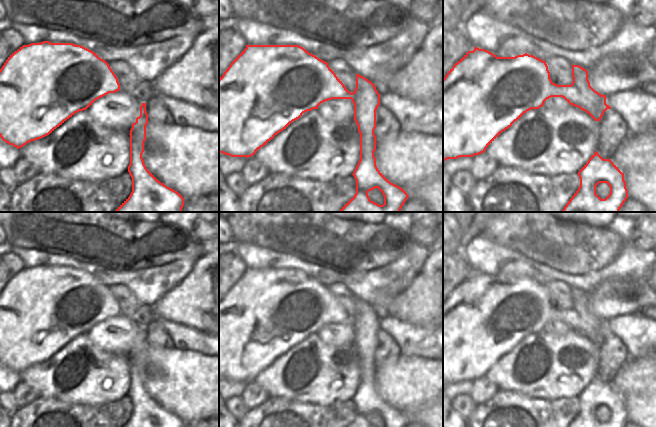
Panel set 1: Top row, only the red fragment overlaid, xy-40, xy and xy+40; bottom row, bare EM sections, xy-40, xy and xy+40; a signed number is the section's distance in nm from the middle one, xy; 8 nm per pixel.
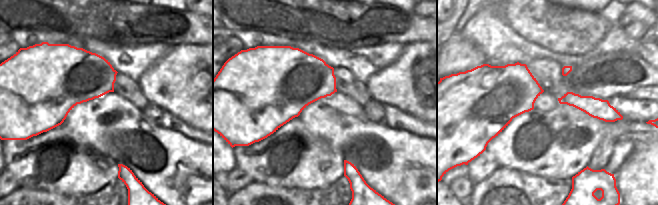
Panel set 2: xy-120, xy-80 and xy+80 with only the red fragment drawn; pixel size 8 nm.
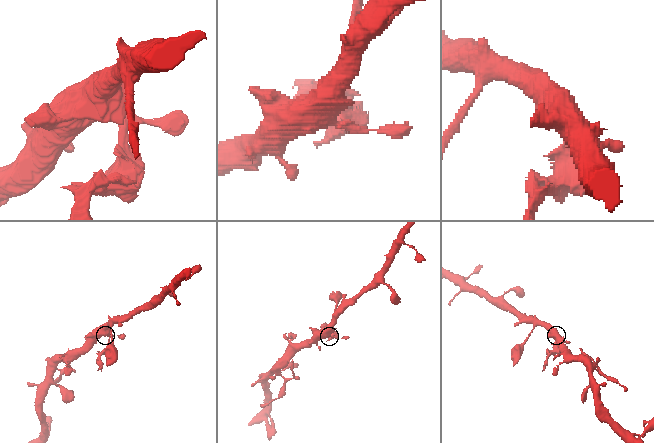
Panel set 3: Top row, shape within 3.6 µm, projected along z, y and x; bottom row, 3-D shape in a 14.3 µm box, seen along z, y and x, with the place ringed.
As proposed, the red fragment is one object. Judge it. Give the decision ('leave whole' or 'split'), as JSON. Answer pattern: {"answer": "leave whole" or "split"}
{"answer": "split"}

